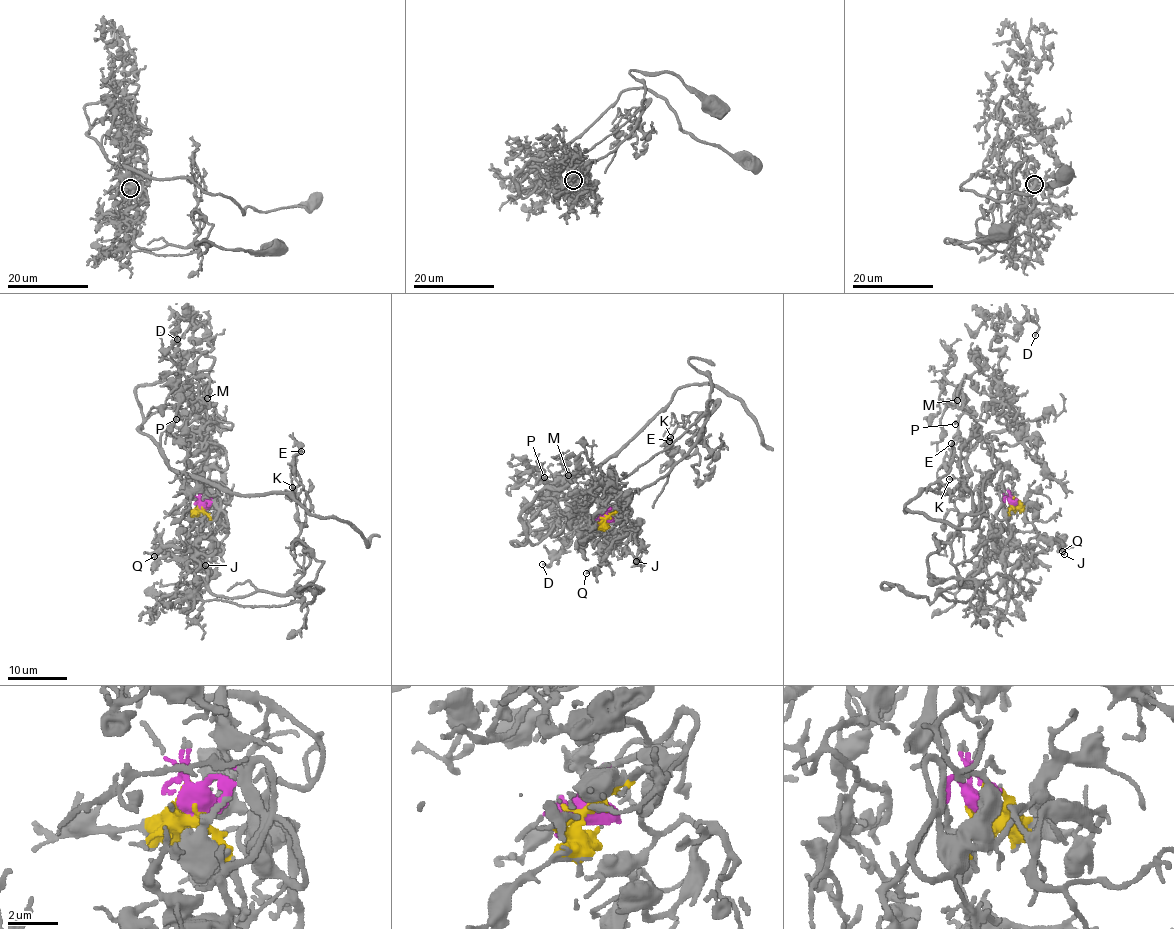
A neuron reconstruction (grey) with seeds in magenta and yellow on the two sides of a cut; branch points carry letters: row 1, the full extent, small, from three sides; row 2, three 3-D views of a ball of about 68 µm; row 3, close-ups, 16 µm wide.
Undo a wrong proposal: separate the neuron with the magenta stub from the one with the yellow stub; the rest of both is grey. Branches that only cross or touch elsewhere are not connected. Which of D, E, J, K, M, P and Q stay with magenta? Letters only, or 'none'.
D, J, M, P

